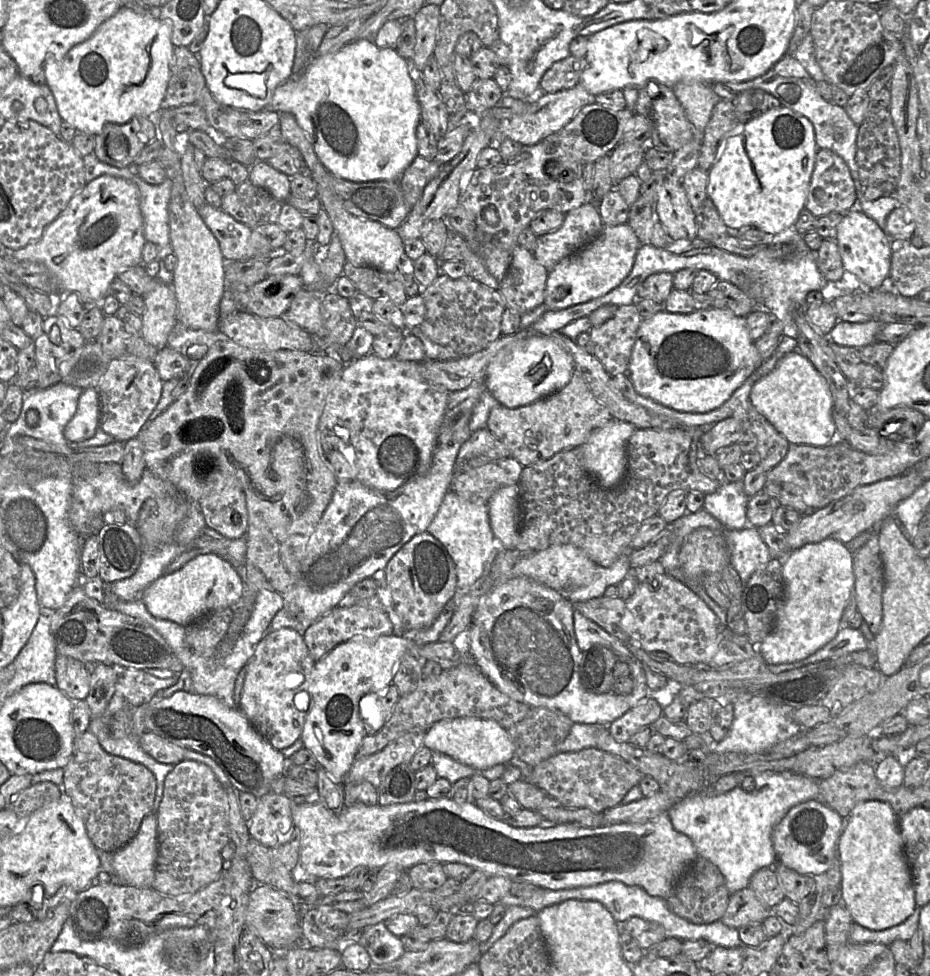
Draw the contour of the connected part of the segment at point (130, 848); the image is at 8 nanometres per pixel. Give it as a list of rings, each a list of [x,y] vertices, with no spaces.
[[[147,814],[134,838],[112,854],[113,875],[120,883],[151,888],[158,854],[157,816]]]

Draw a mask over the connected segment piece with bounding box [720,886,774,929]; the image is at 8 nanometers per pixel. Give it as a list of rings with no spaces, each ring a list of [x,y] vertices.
[[[748,886],[730,895],[727,908],[720,919],[725,925],[738,929],[751,922],[762,922],[774,914]]]

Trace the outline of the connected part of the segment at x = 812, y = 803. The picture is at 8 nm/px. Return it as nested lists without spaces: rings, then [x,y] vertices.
[[[811,799],[793,806],[773,831],[777,861],[800,874],[825,873],[838,855],[838,842],[845,822],[845,818],[821,799]]]

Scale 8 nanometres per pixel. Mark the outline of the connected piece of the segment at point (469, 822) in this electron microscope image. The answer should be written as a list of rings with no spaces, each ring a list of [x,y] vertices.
[[[453,799],[412,801],[402,804],[368,806],[356,803],[336,810],[327,809],[320,801],[293,804],[293,825],[301,831],[297,867],[292,871],[295,882],[322,878],[343,878],[353,869],[365,866],[379,870],[393,865],[408,870],[427,862],[456,862],[484,872],[488,877],[503,876],[512,881],[530,883],[544,889],[562,890],[589,887],[609,881],[639,886],[649,895],[666,899],[679,877],[699,857],[693,841],[677,831],[669,812],[662,812],[644,823],[620,823],[594,828],[544,824],[534,827],[513,827],[489,817],[473,801],[458,803]]]

